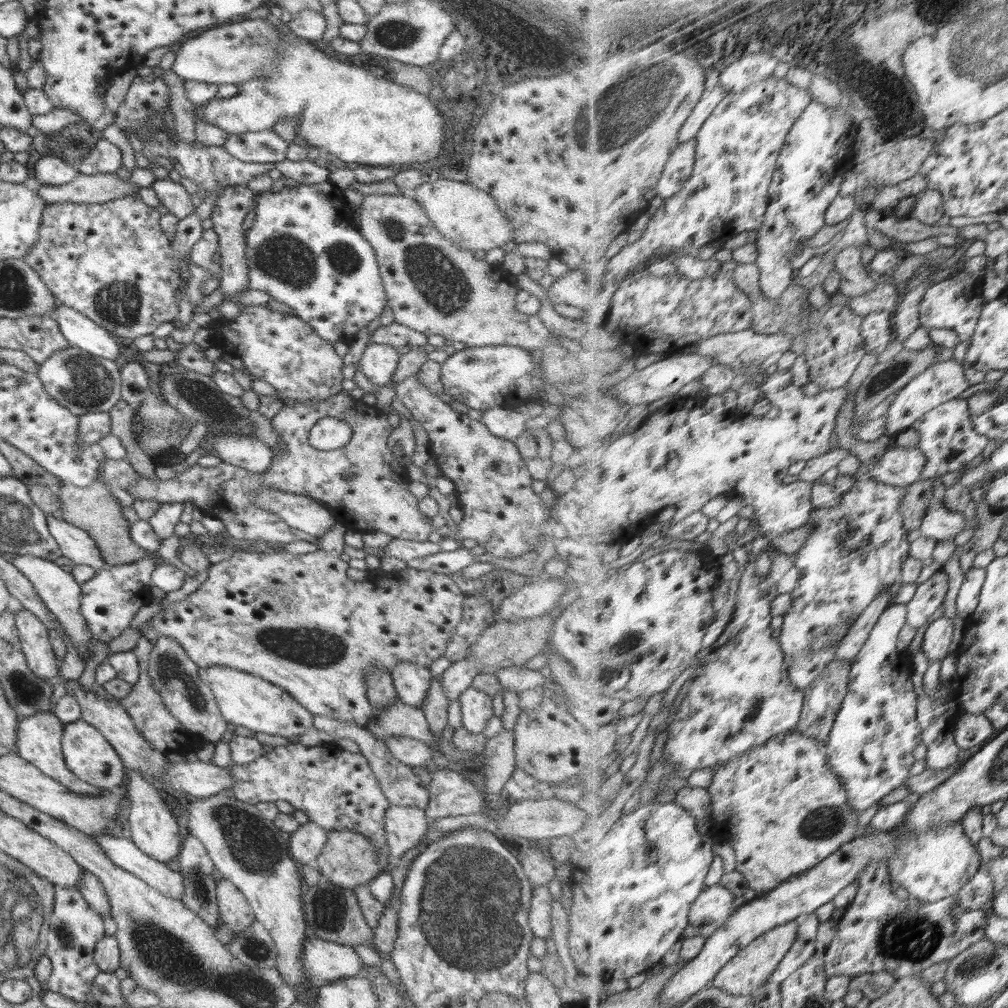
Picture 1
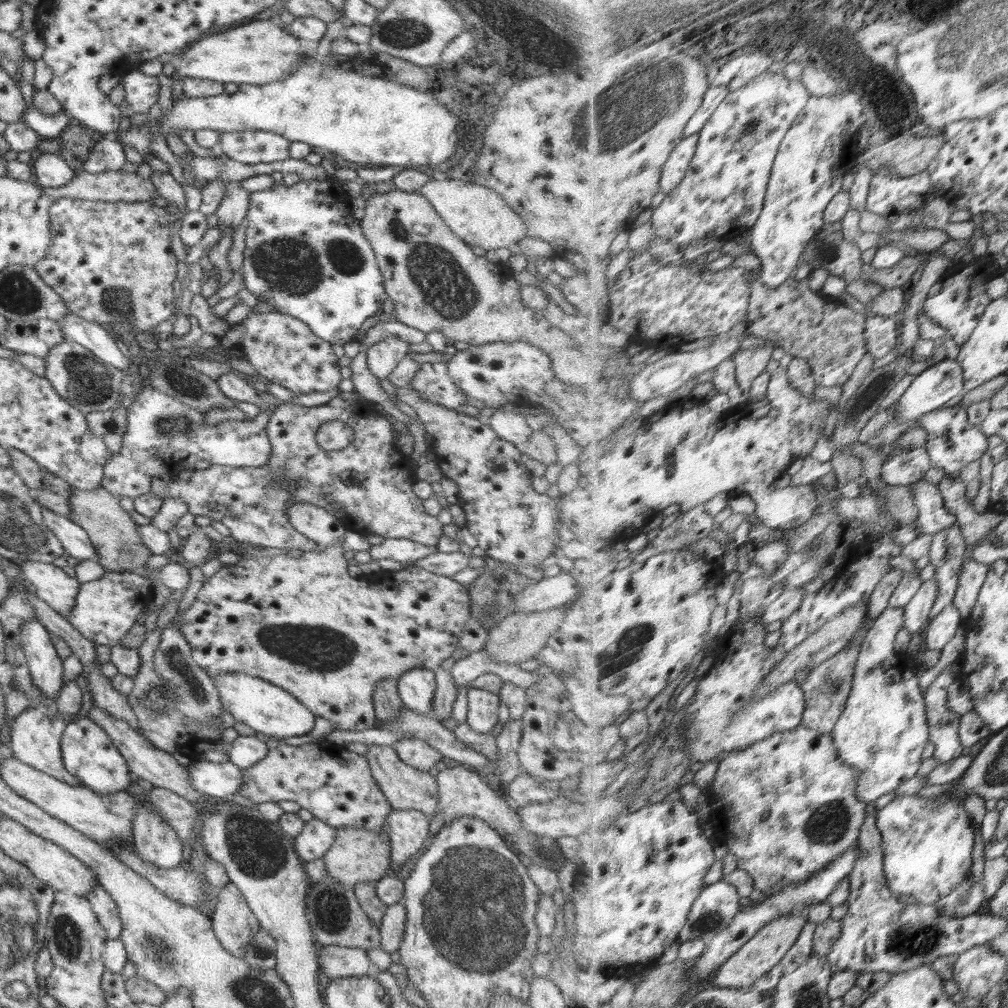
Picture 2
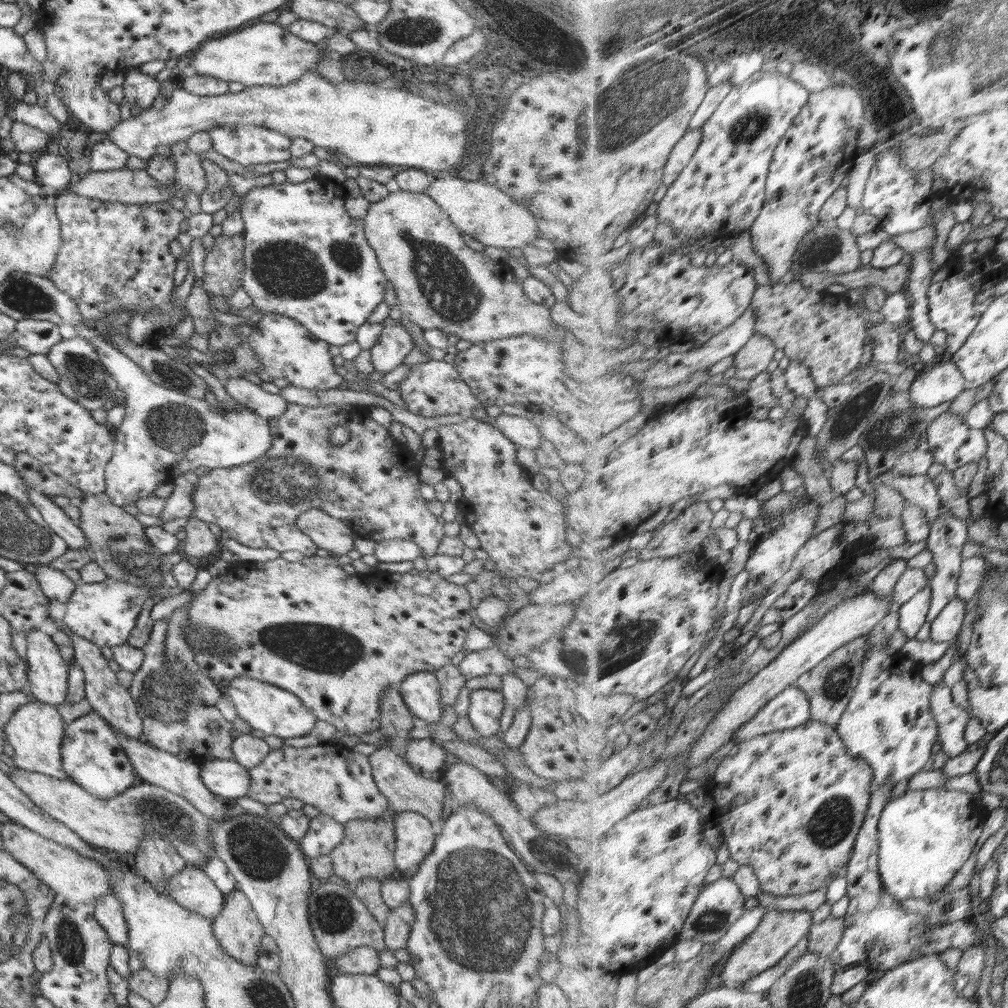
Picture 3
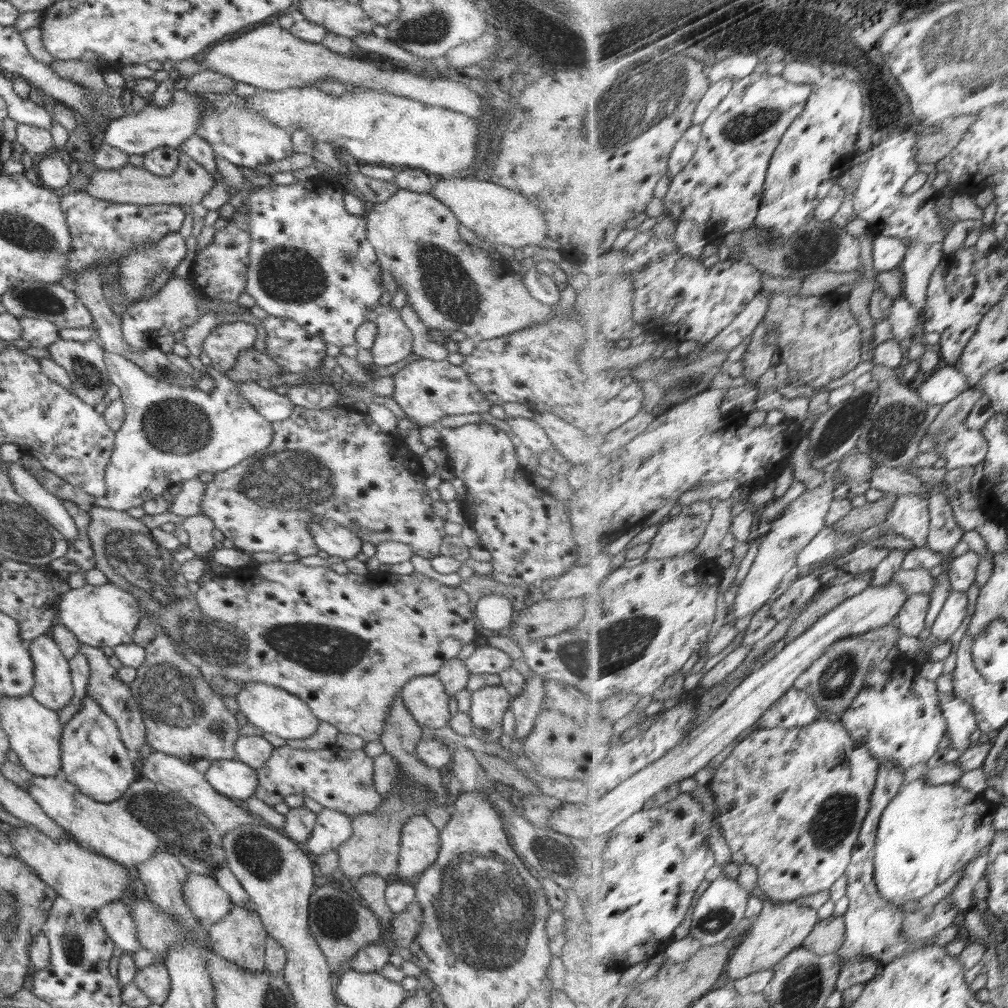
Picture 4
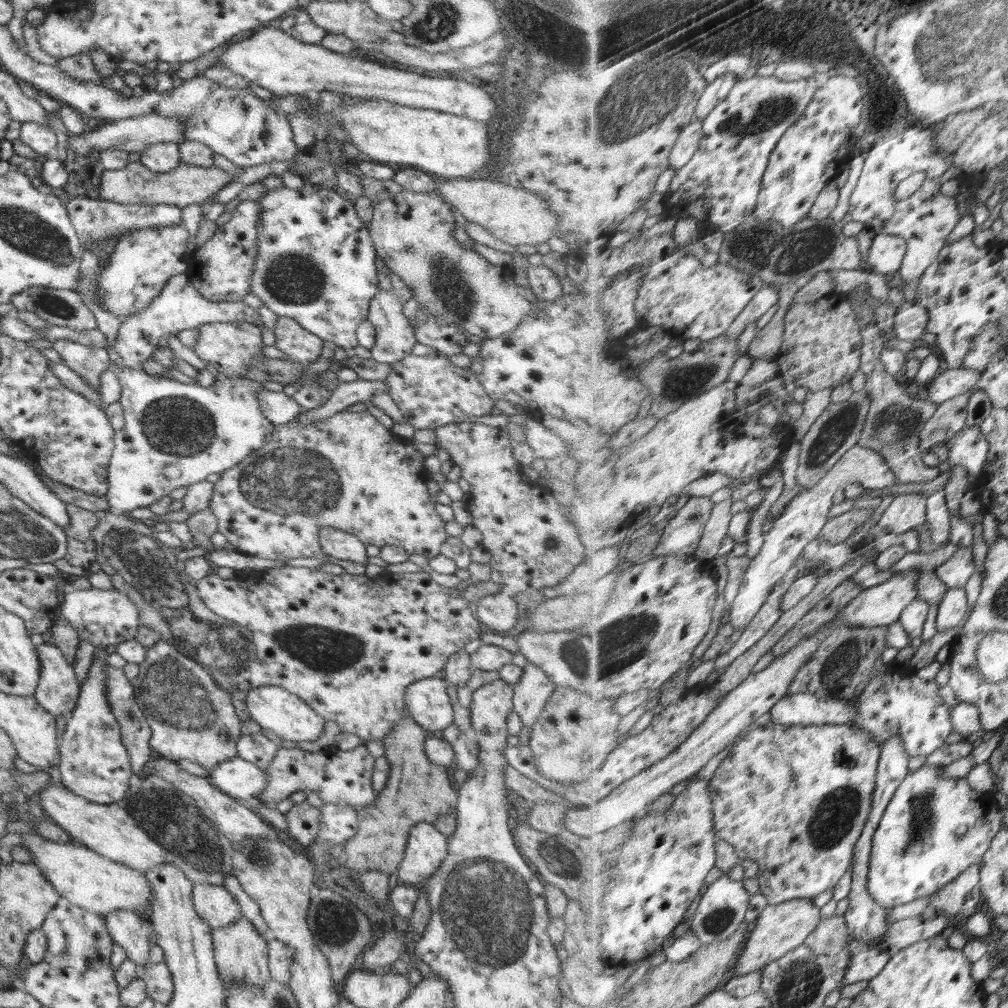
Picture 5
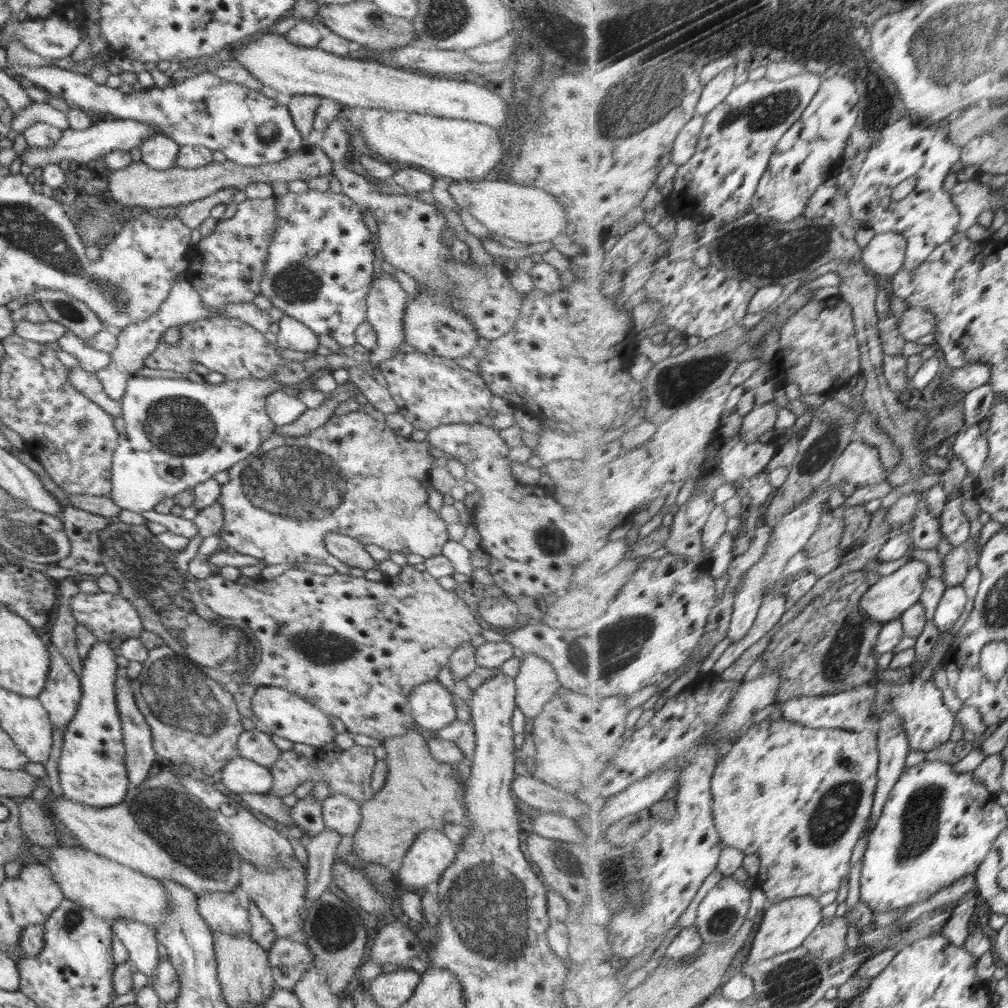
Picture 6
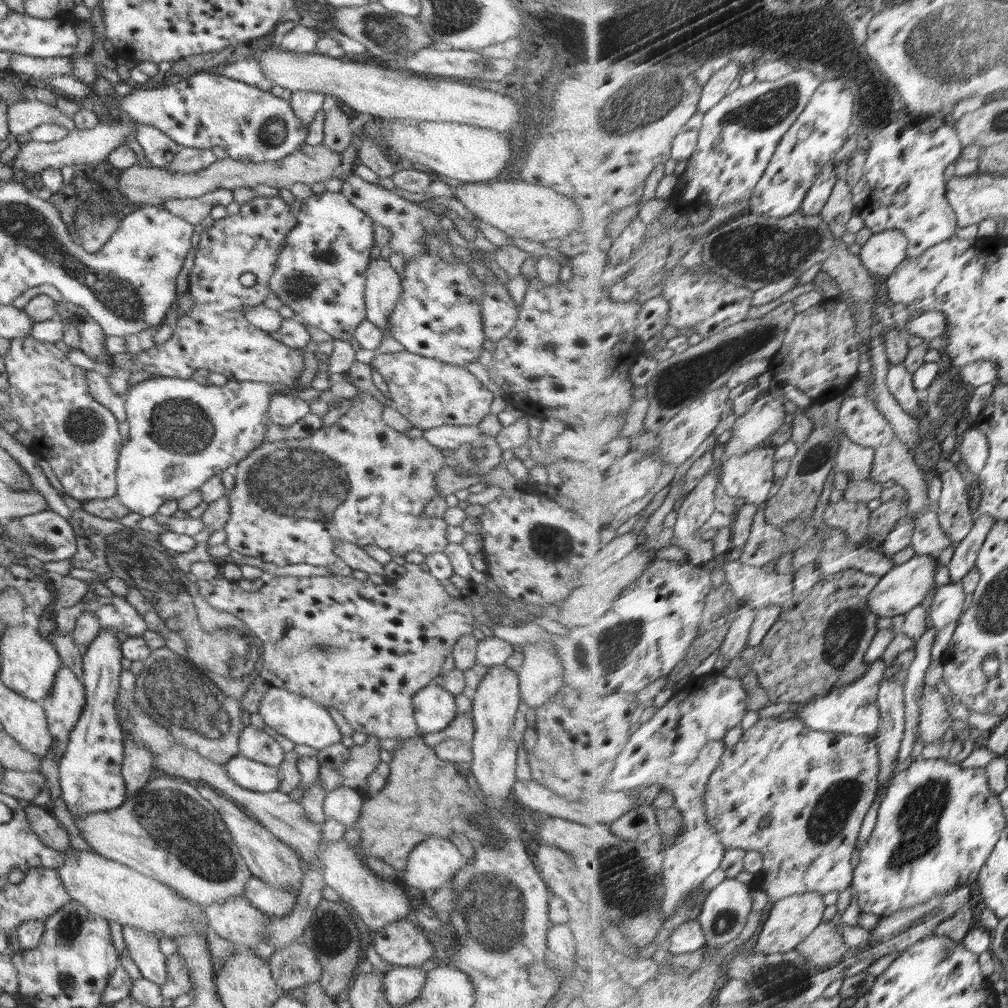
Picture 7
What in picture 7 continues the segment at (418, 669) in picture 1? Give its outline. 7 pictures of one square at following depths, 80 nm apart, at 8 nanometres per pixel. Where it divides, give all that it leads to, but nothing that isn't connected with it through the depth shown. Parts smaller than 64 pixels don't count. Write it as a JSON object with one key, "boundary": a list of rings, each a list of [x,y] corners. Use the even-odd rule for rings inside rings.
{"boundary":[[[436,684],[421,688],[413,696],[414,719],[421,735],[442,732],[457,714],[455,694]]]}

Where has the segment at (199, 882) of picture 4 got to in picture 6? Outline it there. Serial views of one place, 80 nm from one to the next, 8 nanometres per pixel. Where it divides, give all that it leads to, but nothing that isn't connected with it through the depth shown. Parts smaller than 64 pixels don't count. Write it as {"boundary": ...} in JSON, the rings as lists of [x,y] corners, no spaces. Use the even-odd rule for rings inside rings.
{"boundary":[[[207,892],[198,896],[197,910],[212,932],[224,932],[226,935],[250,936],[248,908],[242,906],[234,892]]]}

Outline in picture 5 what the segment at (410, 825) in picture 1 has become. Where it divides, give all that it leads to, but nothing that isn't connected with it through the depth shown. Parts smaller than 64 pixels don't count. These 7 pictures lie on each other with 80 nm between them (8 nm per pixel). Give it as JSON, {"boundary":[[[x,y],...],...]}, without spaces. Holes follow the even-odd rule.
{"boundary":[[[419,822],[410,829],[404,858],[393,881],[420,887],[433,876],[445,860],[449,840],[429,822]]]}

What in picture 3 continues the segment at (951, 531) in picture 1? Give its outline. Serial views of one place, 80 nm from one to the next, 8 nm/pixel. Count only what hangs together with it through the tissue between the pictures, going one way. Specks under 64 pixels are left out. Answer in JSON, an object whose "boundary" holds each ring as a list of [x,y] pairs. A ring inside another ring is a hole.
{"boundary":[[[889,471],[884,474],[880,473],[879,479],[884,485],[902,492],[910,504],[922,506],[926,510],[926,516],[932,527],[942,518],[942,508],[945,506],[941,492],[934,480],[927,475],[904,478],[904,476],[898,476],[896,472]]]}

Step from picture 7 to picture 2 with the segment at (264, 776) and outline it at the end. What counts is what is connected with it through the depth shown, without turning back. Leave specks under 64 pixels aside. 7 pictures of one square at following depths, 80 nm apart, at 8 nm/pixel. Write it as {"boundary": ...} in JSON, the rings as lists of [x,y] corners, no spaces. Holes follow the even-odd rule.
{"boundary":[[[201,759],[190,762],[187,767],[191,785],[206,797],[231,798],[243,787],[241,768],[230,761],[216,763]]]}

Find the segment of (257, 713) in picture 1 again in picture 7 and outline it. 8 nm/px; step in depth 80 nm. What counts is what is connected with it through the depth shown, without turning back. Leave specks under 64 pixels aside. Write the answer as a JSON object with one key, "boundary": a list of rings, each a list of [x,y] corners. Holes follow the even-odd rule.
{"boundary":[[[270,686],[259,705],[259,712],[264,723],[295,744],[312,746],[322,750],[328,746],[340,743],[342,735],[327,709],[316,704],[310,697],[288,692],[286,689]]]}

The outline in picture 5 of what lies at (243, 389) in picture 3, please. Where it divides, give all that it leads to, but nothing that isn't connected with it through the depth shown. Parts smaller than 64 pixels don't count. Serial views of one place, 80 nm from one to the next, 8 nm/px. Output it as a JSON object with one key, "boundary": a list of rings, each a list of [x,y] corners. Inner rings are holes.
{"boundary":[[[263,389],[259,392],[258,398],[264,416],[274,426],[294,420],[302,411],[301,406],[284,391]]]}

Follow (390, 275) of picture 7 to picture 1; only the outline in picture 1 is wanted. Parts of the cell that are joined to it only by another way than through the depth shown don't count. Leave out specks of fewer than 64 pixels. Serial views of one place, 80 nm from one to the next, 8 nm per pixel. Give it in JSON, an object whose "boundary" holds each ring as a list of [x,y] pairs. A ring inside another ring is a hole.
{"boundary":[[[369,343],[358,362],[358,368],[372,384],[382,387],[392,380],[400,357],[397,348],[392,345]]]}

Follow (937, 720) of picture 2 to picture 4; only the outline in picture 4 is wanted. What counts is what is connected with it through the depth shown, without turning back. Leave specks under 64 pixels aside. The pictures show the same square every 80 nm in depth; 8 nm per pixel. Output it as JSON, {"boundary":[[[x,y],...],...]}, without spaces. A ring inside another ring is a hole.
{"boundary":[[[954,690],[941,693],[941,703],[948,719],[948,735],[951,735],[952,746],[968,749],[979,728],[977,710],[969,702],[960,700]]]}

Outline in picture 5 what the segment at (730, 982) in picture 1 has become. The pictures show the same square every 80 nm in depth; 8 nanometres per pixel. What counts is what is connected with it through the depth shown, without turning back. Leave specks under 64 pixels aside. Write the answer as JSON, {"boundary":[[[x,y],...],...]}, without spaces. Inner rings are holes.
{"boundary":[[[796,899],[782,904],[768,904],[765,911],[758,918],[757,926],[744,950],[742,956],[732,969],[734,976],[746,976],[752,972],[758,972],[770,964],[780,961],[784,956],[796,948],[802,947],[808,938],[818,929],[822,923],[820,908],[813,899]]]}

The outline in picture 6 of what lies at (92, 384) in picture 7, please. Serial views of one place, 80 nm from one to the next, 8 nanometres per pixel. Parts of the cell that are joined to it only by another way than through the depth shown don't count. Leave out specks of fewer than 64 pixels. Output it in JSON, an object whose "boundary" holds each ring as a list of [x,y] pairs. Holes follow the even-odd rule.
{"boundary":[[[58,346],[54,348],[54,352],[60,359],[60,362],[62,362],[66,368],[69,368],[68,378],[76,387],[76,390],[79,390],[86,398],[98,404],[98,406],[103,408],[111,417],[123,416],[121,403],[112,400],[112,398],[104,392],[97,373],[92,374],[87,370],[81,369],[77,358],[65,350],[60,350]]]}

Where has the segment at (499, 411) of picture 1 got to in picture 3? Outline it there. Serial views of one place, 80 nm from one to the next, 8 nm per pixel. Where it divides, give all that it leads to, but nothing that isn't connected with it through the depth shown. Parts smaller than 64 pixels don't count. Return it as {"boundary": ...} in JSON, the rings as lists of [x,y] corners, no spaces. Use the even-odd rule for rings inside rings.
{"boundary":[[[501,413],[495,418],[493,425],[514,445],[520,444],[522,448],[535,451],[540,447],[541,434],[536,425],[526,417]]]}

